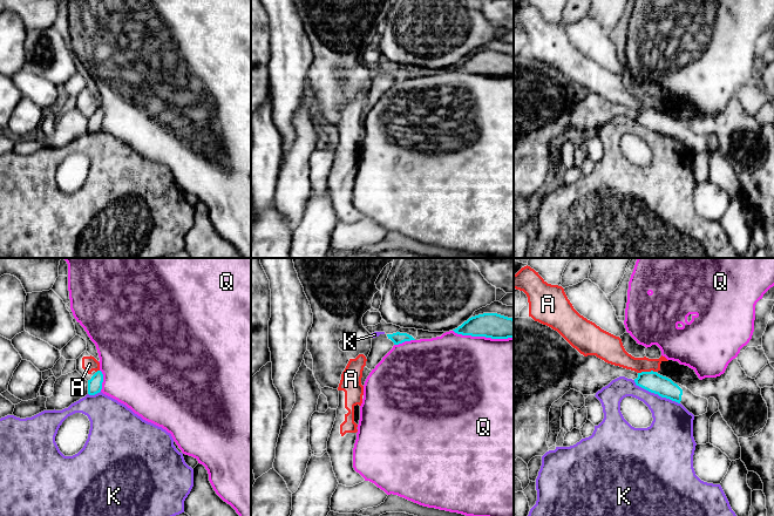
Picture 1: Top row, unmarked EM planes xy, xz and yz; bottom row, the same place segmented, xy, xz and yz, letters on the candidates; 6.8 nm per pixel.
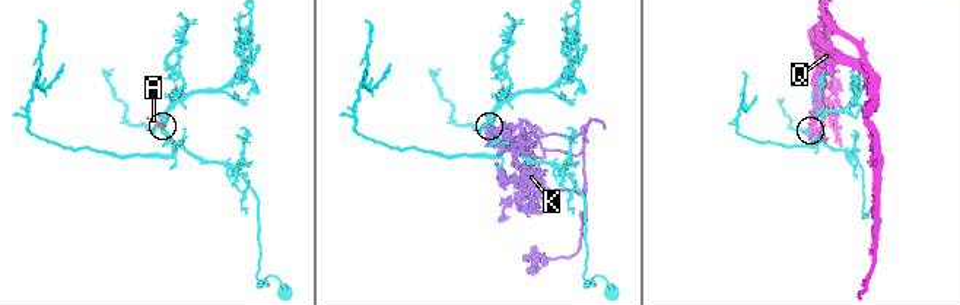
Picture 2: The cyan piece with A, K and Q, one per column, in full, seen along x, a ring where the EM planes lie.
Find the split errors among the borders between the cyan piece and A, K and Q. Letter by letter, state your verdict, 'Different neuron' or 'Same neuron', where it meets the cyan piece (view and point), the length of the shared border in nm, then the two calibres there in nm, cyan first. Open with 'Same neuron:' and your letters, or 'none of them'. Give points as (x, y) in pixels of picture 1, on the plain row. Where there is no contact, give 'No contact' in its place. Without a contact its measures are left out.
Same neuron: none of them
A: Different neuron. Touches cyan at yz (646, 109). Shared border 130 nm. Thickness 140 nm (cyan) against 140 nm
K: Different neuron. Touches cyan at yz (656, 130). Shared border 360 nm. Thickness 140 nm (cyan) against 280 nm
Q: Different neuron. Touches cyan at xz (483, 73). Shared border 420 nm. Thickness 180 nm (cyan) against 480 nm

